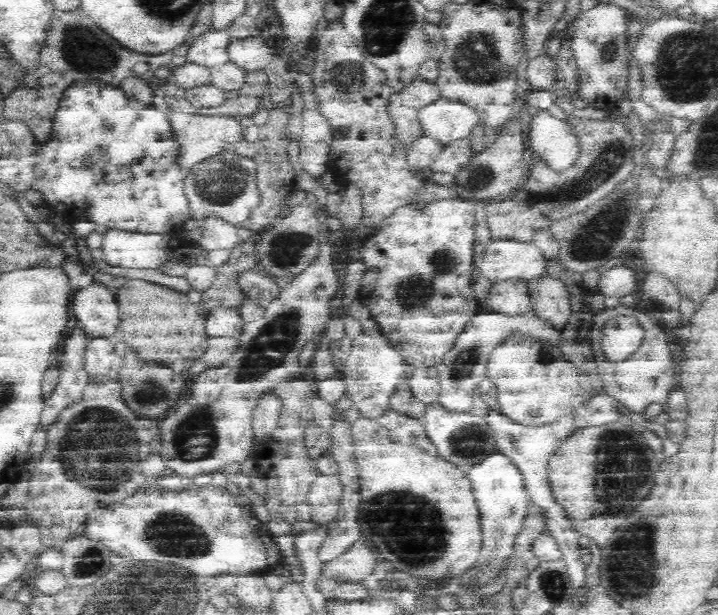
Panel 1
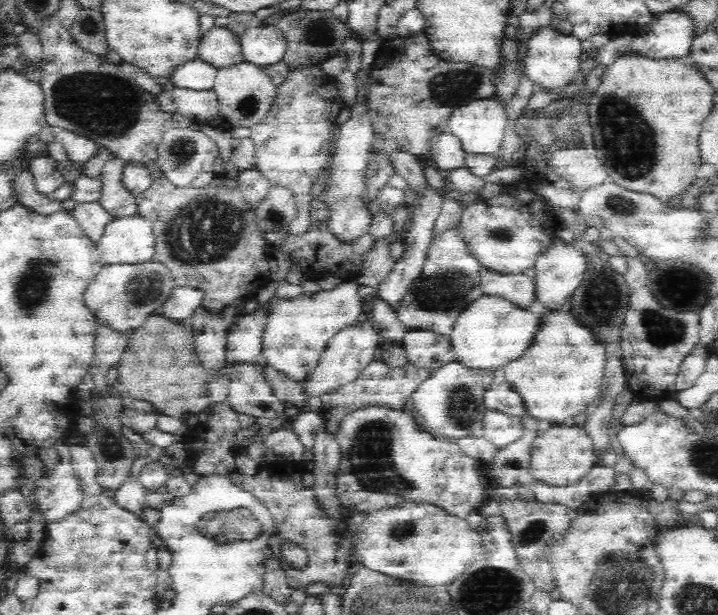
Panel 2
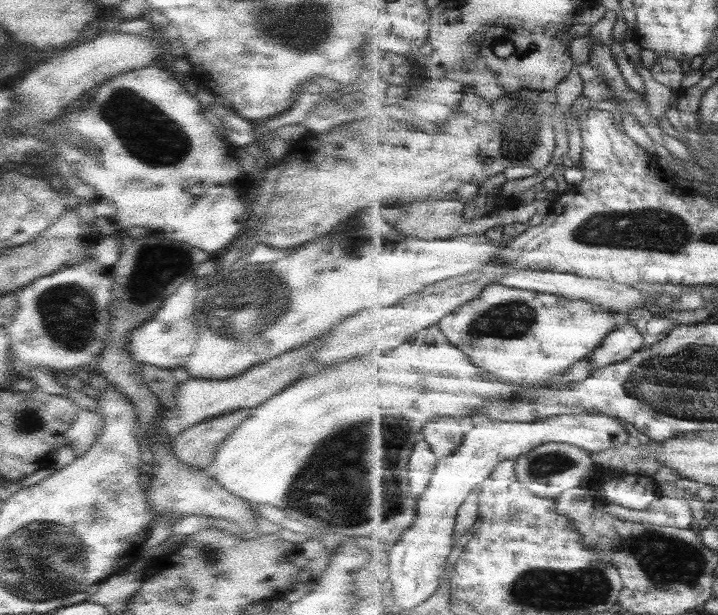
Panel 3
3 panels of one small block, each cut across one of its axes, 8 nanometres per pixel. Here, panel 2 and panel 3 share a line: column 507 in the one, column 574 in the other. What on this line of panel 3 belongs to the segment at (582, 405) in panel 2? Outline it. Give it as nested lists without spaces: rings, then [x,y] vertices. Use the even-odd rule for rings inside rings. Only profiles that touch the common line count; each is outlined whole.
[[[435,324],[429,330],[420,330],[405,346],[397,346],[393,352],[383,356],[365,354],[307,378],[297,378],[287,388],[251,410],[249,417],[217,447],[207,471],[219,482],[219,486],[247,502],[287,510],[287,518],[293,510],[297,518],[309,518],[309,522],[327,526],[331,532],[361,539],[374,550],[379,548],[379,544],[387,548],[387,544],[393,546],[397,543],[403,530],[413,524],[417,514],[417,504],[409,498],[407,464],[413,444],[421,438],[417,432],[421,432],[427,422],[441,416],[467,417],[467,414],[480,420],[480,416],[473,414],[481,412],[477,410],[481,404],[493,403],[491,400],[509,400],[521,395],[515,392],[523,393],[523,390],[557,389],[559,386],[555,384],[583,381],[591,377],[594,370],[589,357],[575,364],[573,370],[566,371],[567,376],[549,378],[547,384],[551,386],[515,388],[474,366],[463,350],[447,342],[440,326]]]

